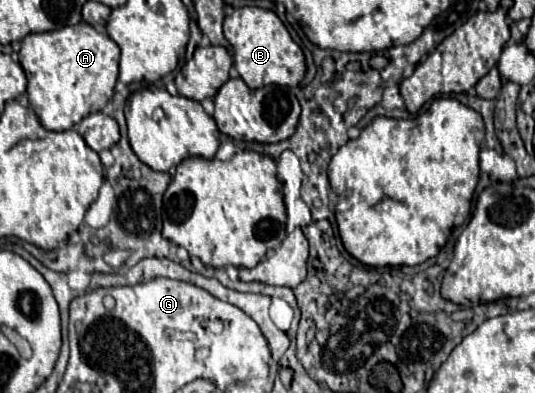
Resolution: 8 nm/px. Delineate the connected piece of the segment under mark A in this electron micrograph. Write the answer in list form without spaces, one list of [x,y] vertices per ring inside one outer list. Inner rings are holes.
[[[80,22],[60,30],[28,34],[20,48],[20,66],[28,78],[28,100],[46,130],[62,132],[76,126],[82,118],[98,112],[114,96],[118,80],[120,48],[108,34]]]

